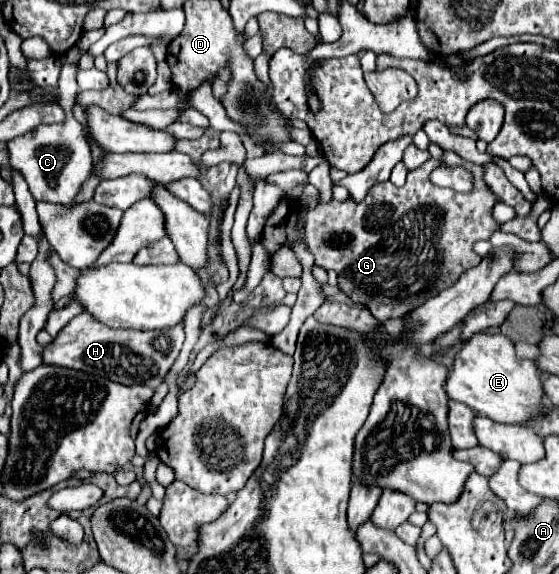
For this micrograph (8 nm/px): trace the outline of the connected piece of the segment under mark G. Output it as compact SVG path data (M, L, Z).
M445 152L443 162L451 168L467 168L473 174L473 190L455 192L431 184L429 174L439 166L431 158L421 168L411 170L401 188L387 180L375 184L363 202L355 202L349 196L343 202L329 200L329 204L317 204L313 212L305 214L303 228L291 232L285 230L283 220L273 210L261 244L273 256L283 246L293 248L293 240L305 240L305 248L315 256L317 266L335 270L341 292L355 304L367 306L381 322L401 318L445 290L465 270L477 266L481 256L473 252L473 242L487 240L499 230L491 216L497 198L483 182L483 168L459 158L455 152Z

